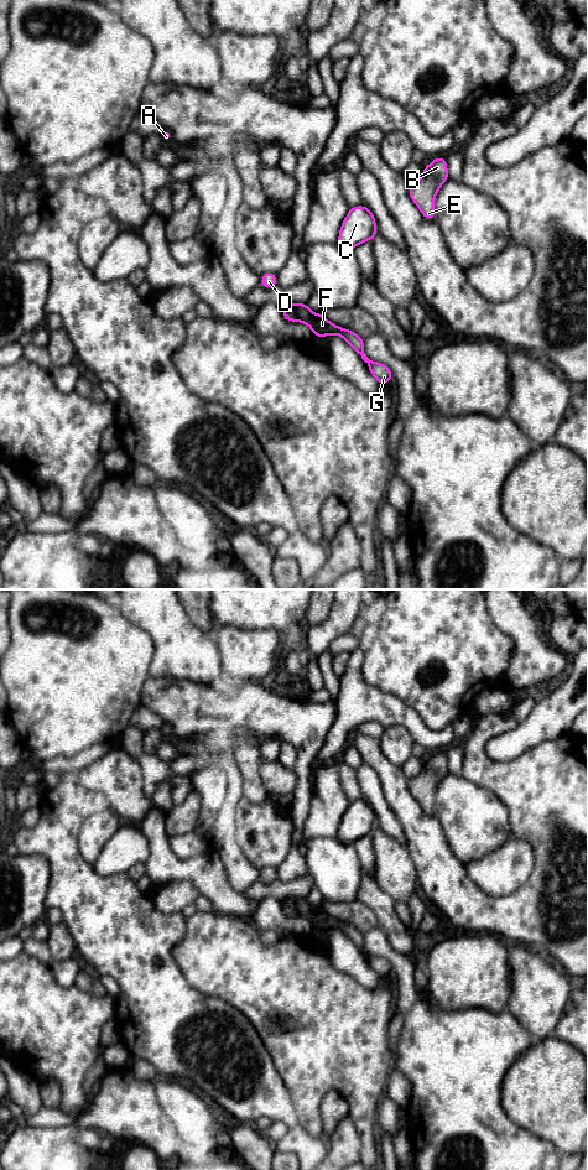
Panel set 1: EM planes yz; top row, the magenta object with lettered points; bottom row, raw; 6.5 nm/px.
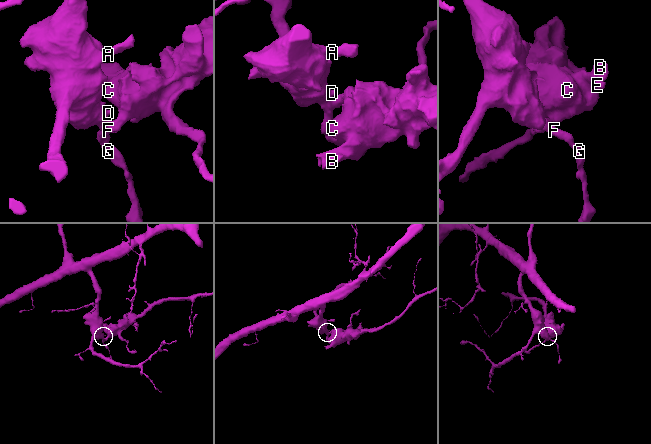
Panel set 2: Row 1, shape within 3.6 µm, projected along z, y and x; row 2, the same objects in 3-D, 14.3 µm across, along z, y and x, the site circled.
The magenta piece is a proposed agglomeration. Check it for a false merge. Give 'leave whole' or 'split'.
split

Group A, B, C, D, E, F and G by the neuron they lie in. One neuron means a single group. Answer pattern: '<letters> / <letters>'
A D F G / B C E

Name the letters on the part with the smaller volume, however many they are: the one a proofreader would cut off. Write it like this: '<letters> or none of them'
B, C, E

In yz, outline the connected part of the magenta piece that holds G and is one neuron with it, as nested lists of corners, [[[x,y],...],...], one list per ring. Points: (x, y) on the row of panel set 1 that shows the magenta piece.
[[[287,303],[285,306],[292,306],[295,308],[297,322],[306,323],[312,329],[314,337],[324,338],[328,334],[340,336],[368,364],[369,371],[381,386],[392,380],[392,374],[387,365],[373,362],[366,357],[364,339],[359,334],[331,323],[323,313],[313,313],[307,303]]]

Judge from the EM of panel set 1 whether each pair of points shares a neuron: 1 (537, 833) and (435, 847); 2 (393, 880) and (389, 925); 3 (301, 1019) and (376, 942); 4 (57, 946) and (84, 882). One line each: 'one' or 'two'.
1: one
2: two
3: two
4: two

